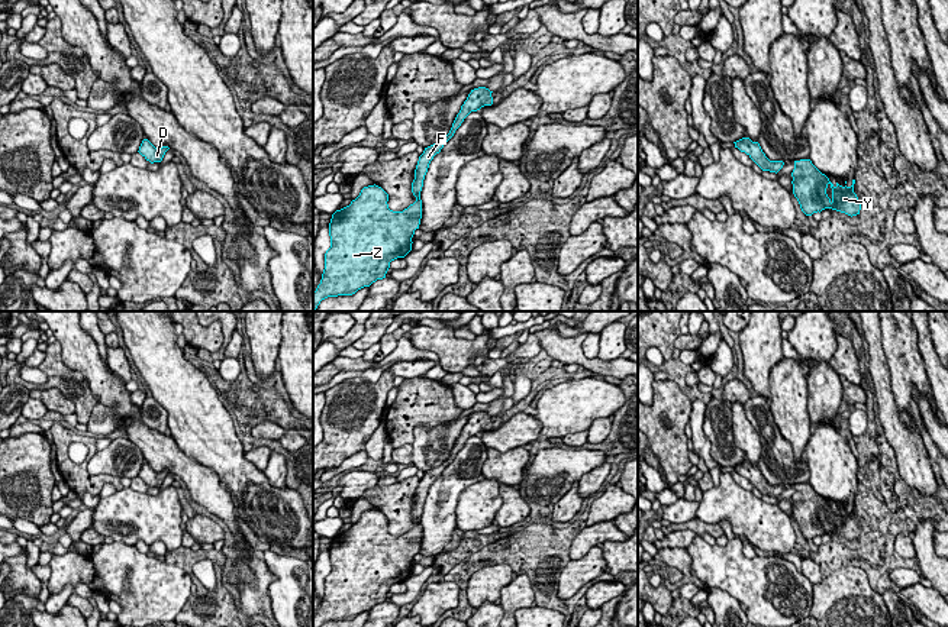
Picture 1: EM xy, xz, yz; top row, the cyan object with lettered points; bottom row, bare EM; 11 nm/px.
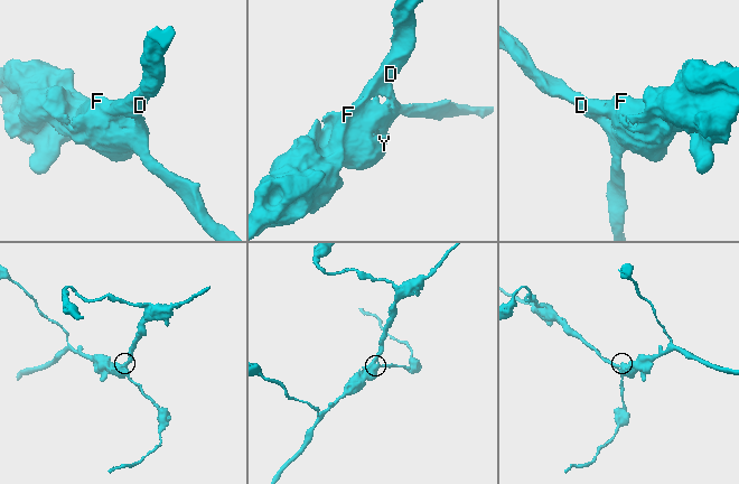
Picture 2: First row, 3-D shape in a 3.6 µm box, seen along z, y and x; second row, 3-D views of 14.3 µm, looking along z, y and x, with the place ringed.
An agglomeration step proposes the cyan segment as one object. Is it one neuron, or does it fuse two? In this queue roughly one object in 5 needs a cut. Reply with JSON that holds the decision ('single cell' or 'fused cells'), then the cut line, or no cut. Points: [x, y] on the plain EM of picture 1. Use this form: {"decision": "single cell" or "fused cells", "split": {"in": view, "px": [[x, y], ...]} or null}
{"decision": "single cell", "split": null}

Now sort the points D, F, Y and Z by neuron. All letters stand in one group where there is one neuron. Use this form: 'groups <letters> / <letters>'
groups D F Y Z

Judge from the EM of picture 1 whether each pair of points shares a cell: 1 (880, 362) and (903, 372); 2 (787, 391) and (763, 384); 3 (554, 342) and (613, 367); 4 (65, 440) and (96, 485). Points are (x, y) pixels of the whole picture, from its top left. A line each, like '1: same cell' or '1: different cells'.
1: different cells
2: different cells
3: same cell
4: same cell

